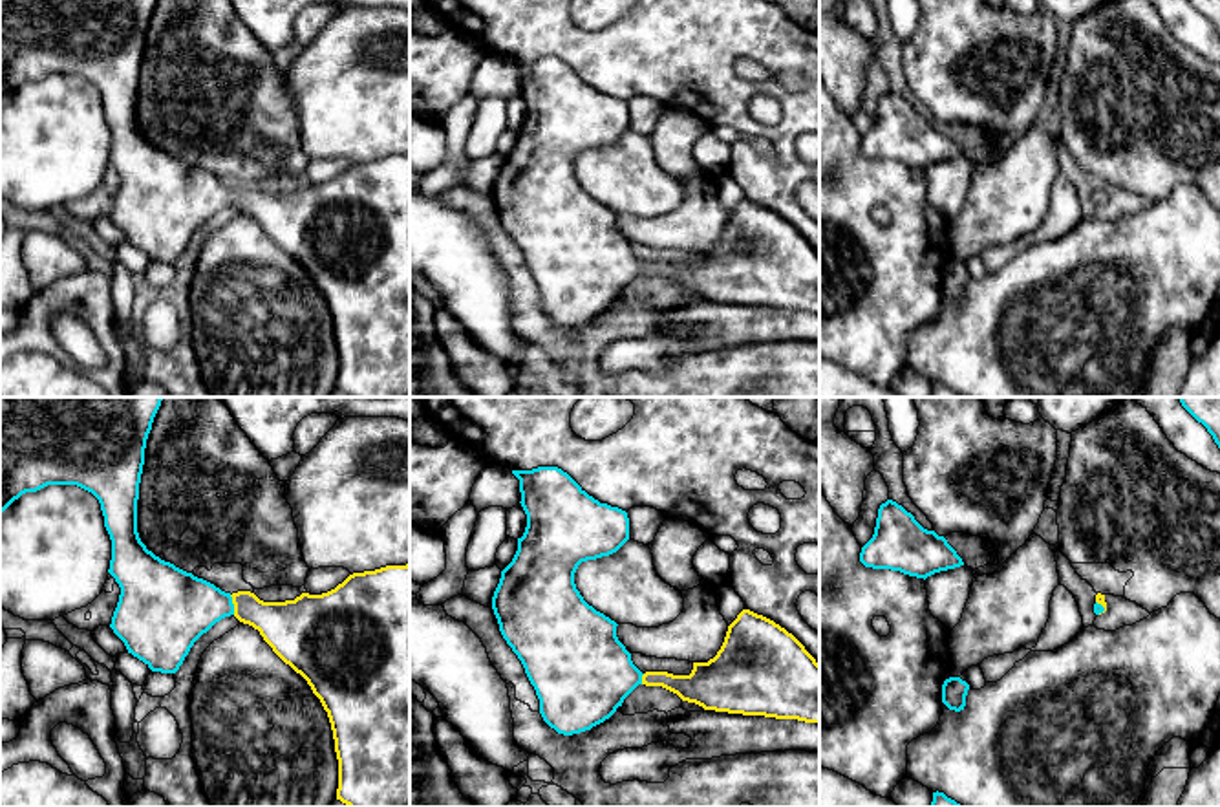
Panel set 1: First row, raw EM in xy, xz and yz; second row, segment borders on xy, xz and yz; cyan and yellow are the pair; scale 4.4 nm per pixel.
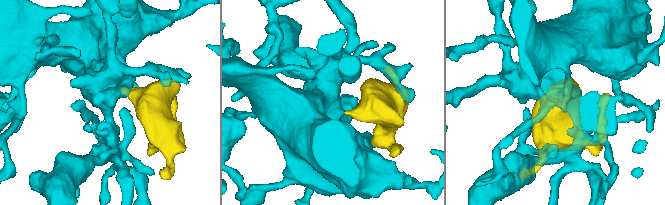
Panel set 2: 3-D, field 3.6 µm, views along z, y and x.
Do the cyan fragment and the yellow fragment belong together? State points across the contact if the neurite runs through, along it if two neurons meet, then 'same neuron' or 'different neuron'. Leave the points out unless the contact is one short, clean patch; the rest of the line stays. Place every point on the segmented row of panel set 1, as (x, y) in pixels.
runs through xy (176, 608), (233, 604), (244, 604), (284, 626); same neuron

